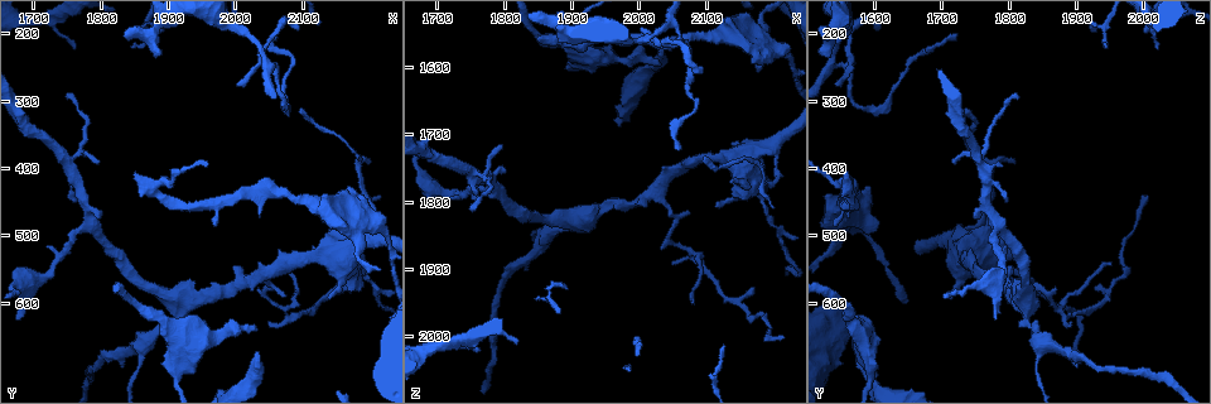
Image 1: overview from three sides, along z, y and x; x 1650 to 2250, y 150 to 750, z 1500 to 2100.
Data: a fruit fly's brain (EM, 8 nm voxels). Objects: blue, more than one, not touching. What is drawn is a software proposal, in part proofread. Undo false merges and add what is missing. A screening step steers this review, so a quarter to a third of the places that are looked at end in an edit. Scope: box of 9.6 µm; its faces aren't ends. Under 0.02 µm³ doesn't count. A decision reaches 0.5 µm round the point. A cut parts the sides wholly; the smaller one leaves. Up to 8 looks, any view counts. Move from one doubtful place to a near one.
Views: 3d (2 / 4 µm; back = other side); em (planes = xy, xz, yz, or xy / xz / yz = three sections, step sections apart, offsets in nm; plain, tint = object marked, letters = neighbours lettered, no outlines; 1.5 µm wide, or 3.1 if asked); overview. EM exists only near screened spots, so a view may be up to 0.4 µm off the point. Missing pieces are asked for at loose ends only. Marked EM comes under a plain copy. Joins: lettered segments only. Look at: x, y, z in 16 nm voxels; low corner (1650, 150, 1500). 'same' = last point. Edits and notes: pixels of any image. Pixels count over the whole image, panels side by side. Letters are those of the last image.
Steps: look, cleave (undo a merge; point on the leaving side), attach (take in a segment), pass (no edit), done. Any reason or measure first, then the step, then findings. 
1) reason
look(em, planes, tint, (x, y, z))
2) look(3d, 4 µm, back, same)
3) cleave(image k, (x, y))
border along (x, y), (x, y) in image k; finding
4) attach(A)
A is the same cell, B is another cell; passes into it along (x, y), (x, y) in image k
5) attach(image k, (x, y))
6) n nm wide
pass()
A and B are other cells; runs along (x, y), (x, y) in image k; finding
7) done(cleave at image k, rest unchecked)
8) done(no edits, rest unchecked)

abrupt turn
look(3d, 2 µm, (2060, 250, 1560))

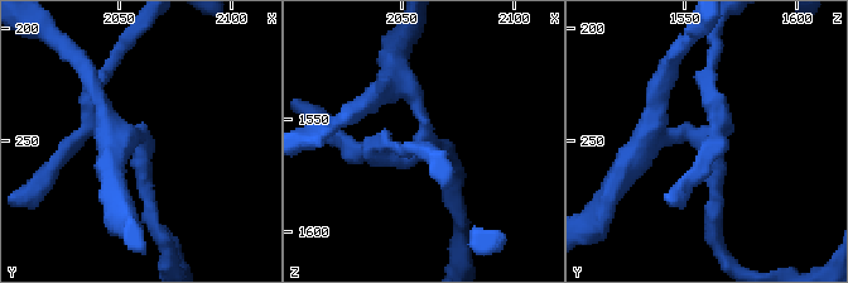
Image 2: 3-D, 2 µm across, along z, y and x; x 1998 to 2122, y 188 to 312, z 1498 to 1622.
now the EM
look(em, planes, letters, (2060, 246, 1556))

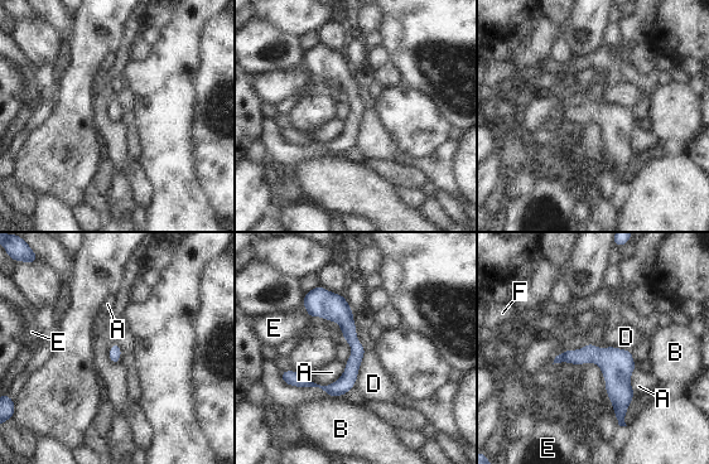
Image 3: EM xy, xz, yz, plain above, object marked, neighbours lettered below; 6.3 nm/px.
pass()
A, B, D, E and F are other cells; border along (366, 351), (353, 386) in image 3; one cell here

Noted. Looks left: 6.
an open end
look(em, planes, letters, (1855, 410, 1560))

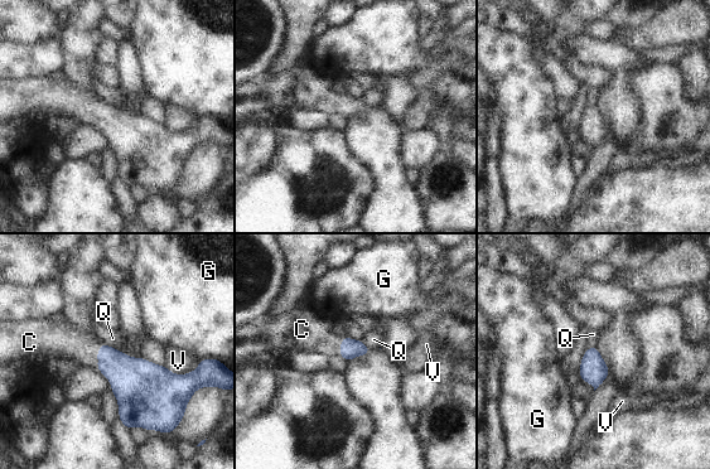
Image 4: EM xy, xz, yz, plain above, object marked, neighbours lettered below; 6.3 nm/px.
attach(C)
C is the same cell, G, Q and V are other cells; passes into it along (128, 376), (96, 354), (67, 339) in image 4; it goes on there

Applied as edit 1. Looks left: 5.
look(overview)

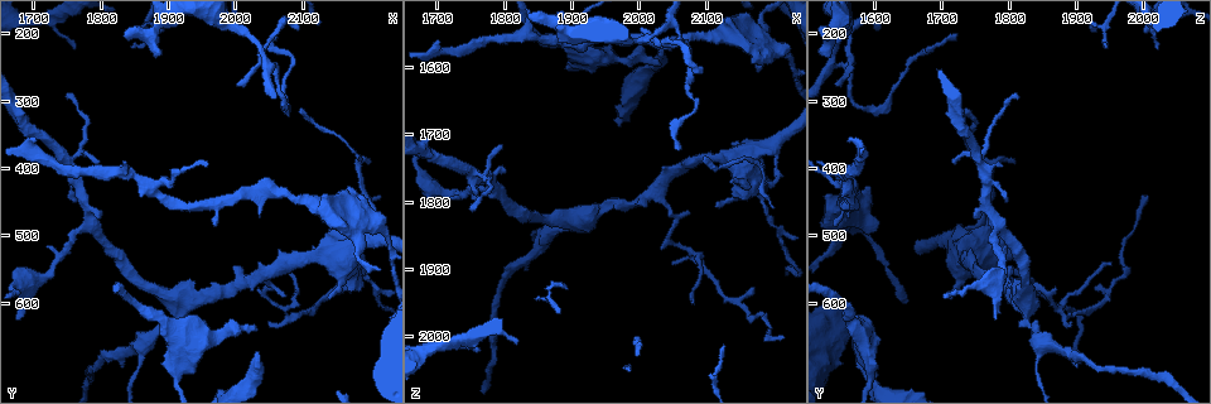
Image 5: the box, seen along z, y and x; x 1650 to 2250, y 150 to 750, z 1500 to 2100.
branch stops here
look(3d, 2 µm, (1970, 485, 1540))

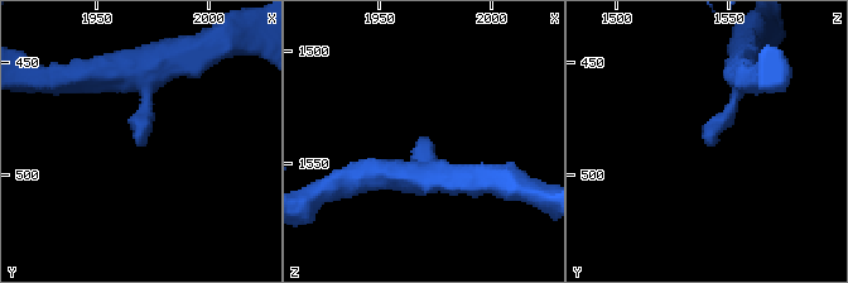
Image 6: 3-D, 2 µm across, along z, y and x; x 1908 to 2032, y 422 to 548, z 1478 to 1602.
now the EM
look(em, planes, letters, (1970, 487, 1542))

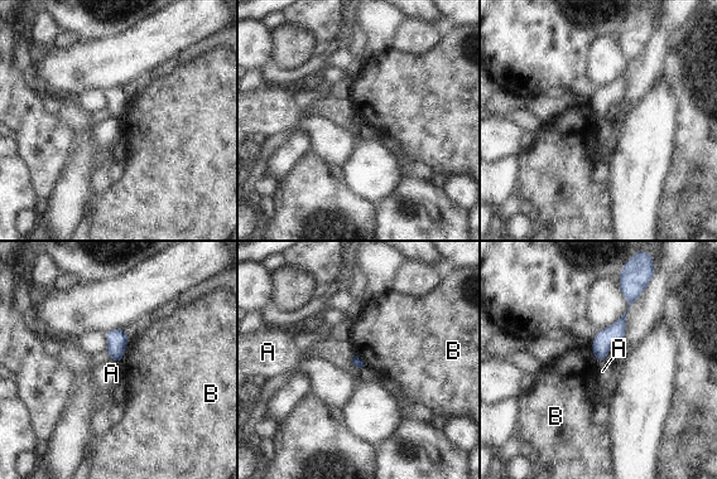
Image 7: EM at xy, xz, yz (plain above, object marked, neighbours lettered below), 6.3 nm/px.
B touches over 160 nm
pass()
A and B are other cells; none of them fits

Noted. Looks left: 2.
done(attach at image 4, rest unchecked)

